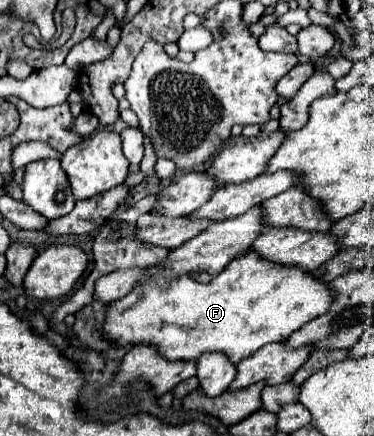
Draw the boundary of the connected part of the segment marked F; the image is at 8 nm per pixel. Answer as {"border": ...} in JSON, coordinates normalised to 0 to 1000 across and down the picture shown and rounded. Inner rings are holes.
{"border":[[[695,472],[663,482],[647,495],[561,514],[545,532],[535,532],[513,550],[455,573],[444,601],[436,599],[396,615],[364,656],[353,661],[353,670],[337,674],[337,683],[321,683],[321,688],[289,697],[273,775],[289,775],[289,784],[316,789],[316,794],[401,789],[401,794],[422,798],[428,812],[455,830],[529,826],[545,807],[594,807],[615,821],[615,830],[636,835],[642,826],[674,817],[706,789],[754,784],[781,761],[791,761],[802,748],[813,748],[818,739],[840,734],[845,725],[872,720],[893,679],[866,647],[834,638],[829,624],[813,624],[807,615],[738,610],[727,601],[695,596],[684,583],[652,583],[668,569],[668,560],[706,528],[701,491],[690,482],[695,482]],[[588,619],[594,619],[594,628],[572,633],[556,651],[524,644],[511,631],[513,624],[572,628]]]}

